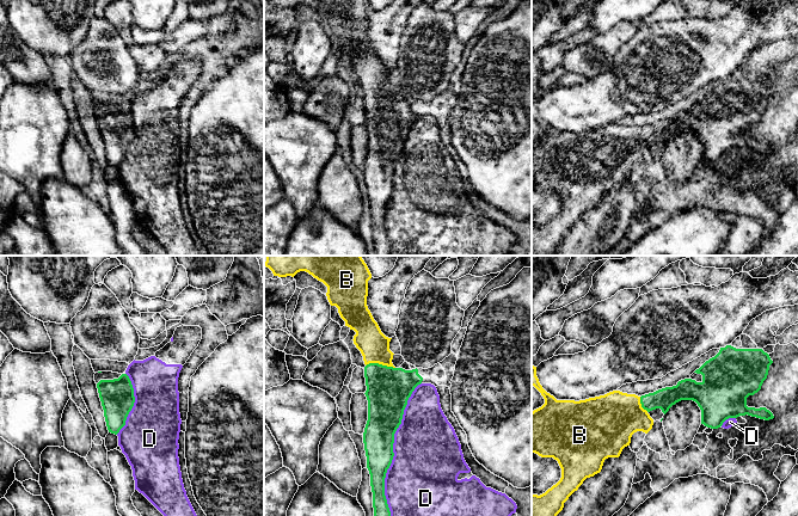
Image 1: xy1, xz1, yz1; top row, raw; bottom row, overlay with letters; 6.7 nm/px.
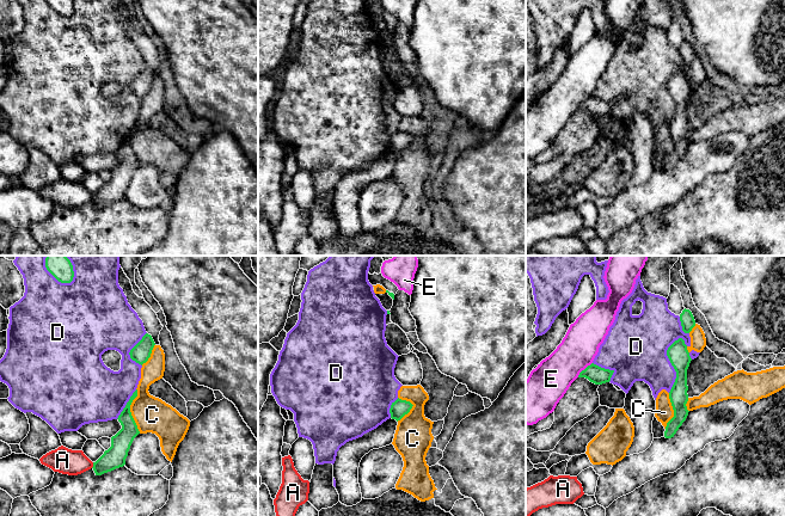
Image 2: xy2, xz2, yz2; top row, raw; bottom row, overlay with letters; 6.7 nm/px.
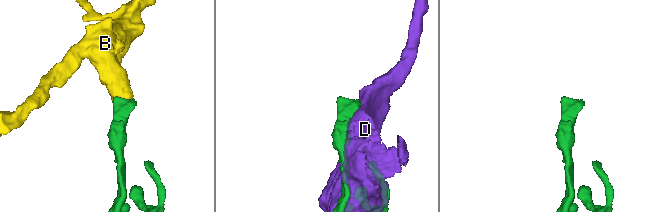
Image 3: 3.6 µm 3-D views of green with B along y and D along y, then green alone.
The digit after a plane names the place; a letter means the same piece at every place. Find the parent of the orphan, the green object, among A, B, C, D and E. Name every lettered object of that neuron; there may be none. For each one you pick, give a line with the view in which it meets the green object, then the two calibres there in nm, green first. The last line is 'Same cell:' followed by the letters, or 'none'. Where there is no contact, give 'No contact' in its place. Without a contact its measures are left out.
B: Touches green in xz1. Thickness 300 nm (green) against 200 nm
Same cell: B

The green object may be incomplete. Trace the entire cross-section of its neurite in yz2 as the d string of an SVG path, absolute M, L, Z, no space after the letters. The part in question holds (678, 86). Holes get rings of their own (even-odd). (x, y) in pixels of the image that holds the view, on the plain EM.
M682 70L675 73L667 82L667 88L676 104L675 115L669 124L674 149L667 155L664 170L671 171L688 148L687 102L692 93Z

